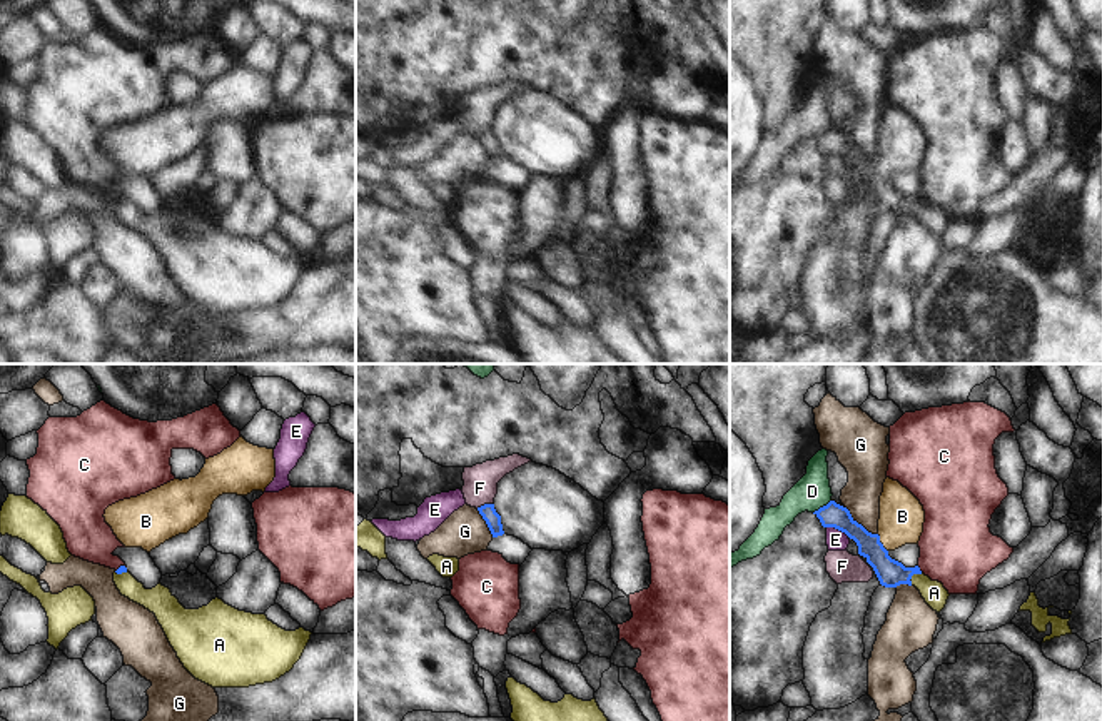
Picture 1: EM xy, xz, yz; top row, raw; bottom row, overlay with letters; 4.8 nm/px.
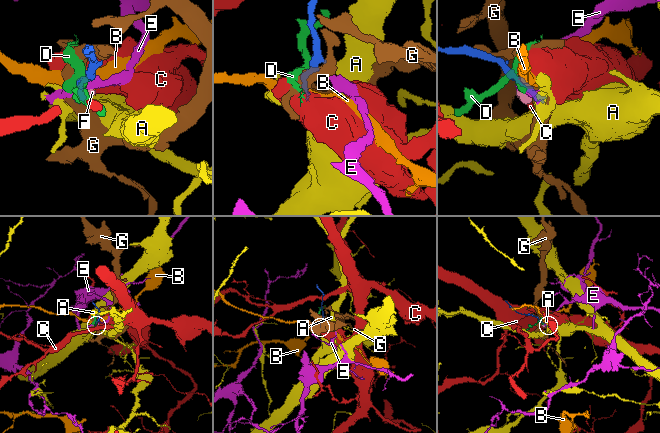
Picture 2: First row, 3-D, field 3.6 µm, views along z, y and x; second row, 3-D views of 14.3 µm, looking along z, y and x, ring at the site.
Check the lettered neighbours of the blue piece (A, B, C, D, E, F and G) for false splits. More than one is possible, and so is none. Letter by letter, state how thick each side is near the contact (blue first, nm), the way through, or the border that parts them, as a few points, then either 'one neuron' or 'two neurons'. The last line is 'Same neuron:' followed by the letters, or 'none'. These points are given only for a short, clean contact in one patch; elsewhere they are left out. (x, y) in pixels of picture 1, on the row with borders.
A: 140 nm thick on the blue side, 120 nm on the other; runs through yz (890, 573), (912, 574), (934, 593); one neuron
B: 140 nm thick on the blue side, 220 nm on the other; border along yz (877, 534), (887, 551); two neurons
C: 140 nm thick on the blue side, 360 nm on the other; border along yz (917, 566), (922, 571); two neurons
D: 120 nm thick on the blue side, 170 nm on the other; border along yz (830, 499), (813, 513); two neurons
E: 120 nm thick on the blue side, 100 nm on the other; border along yz (827, 526), (834, 526), (849, 536); two neurons
F: 80 nm thick on the blue side, 160 nm on the other; border along xz (491, 503), (476, 508); two neurons
G: 120 nm thick on the blue side, 180 nm on the other; two neurons
Same neuron: A

